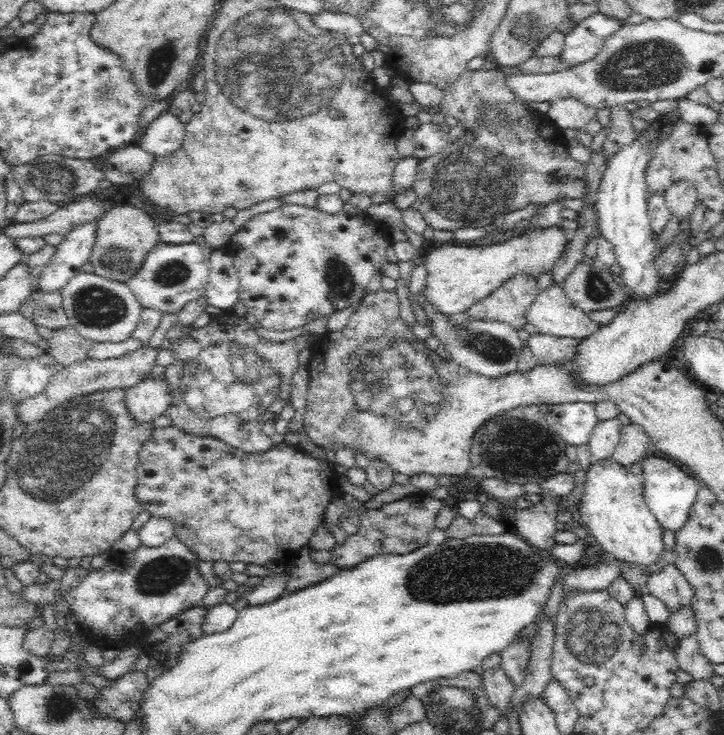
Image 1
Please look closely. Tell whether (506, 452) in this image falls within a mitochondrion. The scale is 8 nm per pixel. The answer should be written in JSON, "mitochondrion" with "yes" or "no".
{"mitochondrion":"yes"}

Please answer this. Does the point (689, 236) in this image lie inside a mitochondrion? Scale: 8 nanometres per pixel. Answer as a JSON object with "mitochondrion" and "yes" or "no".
{"mitochondrion":"no"}

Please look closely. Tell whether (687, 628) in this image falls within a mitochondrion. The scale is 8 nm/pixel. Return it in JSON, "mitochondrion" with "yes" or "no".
{"mitochondrion":"no"}

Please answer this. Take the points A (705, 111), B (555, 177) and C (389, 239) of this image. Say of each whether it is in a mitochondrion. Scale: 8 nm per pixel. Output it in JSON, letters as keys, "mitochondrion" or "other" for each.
{"A":"other","B":"other","C":"other"}

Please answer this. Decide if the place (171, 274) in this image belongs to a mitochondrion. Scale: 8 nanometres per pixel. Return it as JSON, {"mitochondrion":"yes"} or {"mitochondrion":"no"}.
{"mitochondrion":"yes"}

